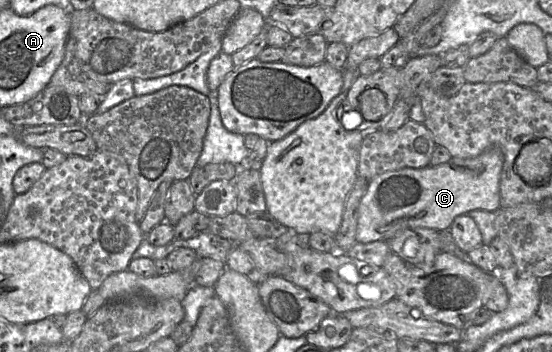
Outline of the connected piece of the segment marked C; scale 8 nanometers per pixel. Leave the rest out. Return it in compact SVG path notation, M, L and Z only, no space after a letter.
M491 148L474 158L454 158L438 166L388 171L368 182L358 207L356 241L388 241L406 229L448 231L453 220L470 211L495 212L500 208L503 154Z

